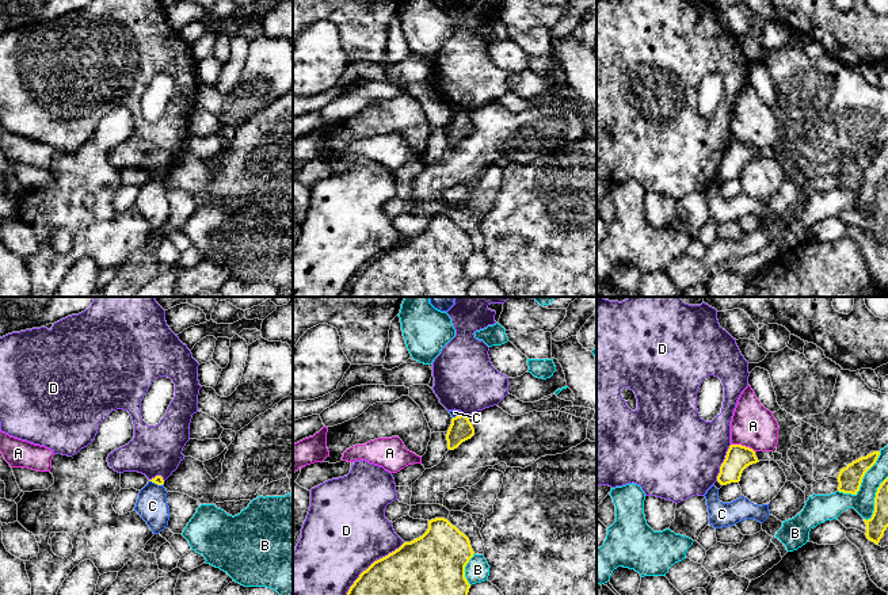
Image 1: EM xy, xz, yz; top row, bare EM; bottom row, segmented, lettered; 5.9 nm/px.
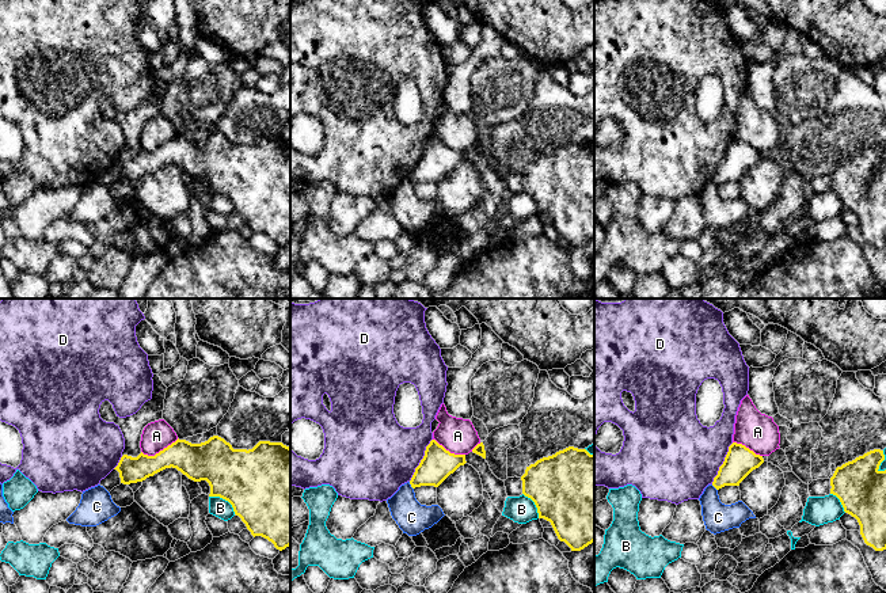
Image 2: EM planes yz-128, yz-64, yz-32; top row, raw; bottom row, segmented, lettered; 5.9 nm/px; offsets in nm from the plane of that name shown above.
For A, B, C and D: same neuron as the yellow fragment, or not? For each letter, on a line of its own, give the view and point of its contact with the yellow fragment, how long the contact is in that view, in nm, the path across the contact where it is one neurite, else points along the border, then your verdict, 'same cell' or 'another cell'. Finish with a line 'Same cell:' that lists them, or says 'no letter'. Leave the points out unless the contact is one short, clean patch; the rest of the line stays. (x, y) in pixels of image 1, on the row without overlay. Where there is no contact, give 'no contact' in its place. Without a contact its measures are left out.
A: yz (743, 142) | 150 nm | another cell
B: yz (861, 178) | 340 nm | another cell
C: xy (156, 179) | 90 nm | along xy (149, 176), (163, 180) | another cell
D: xz (370, 262) | 500 nm | another cell
Same cell: no letter

